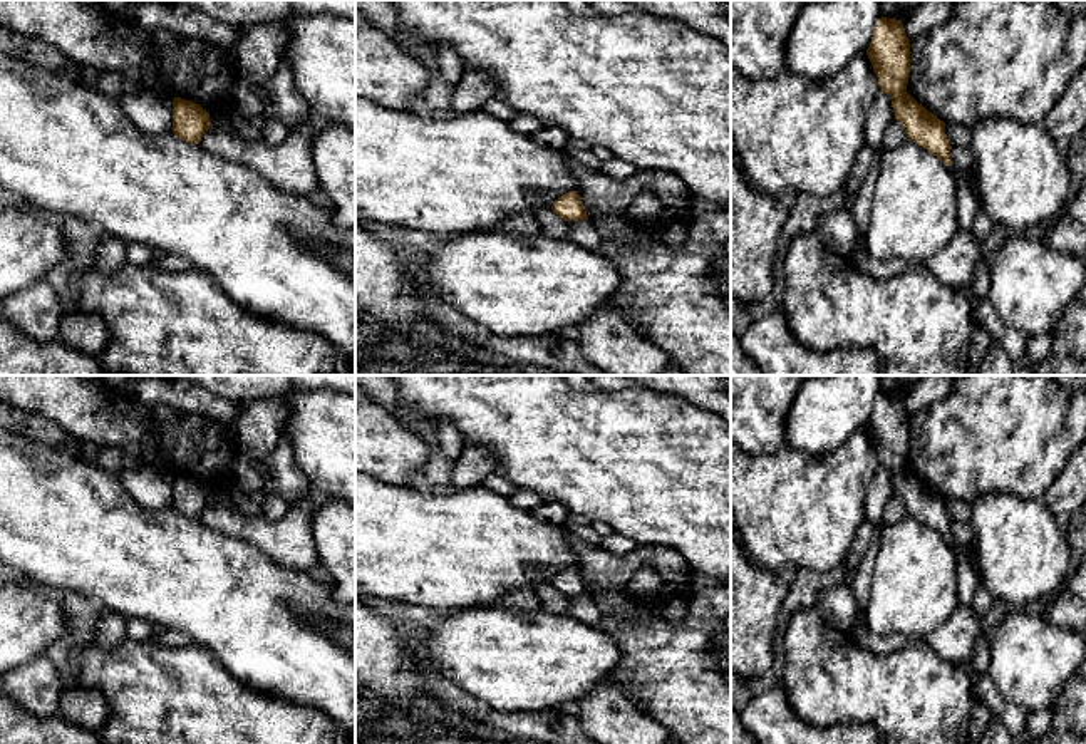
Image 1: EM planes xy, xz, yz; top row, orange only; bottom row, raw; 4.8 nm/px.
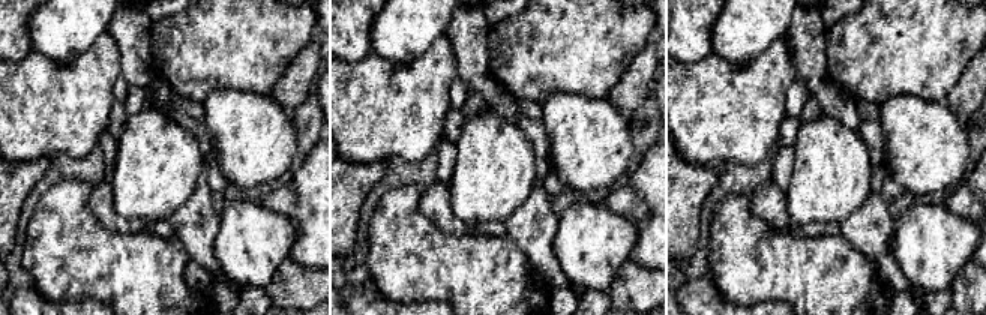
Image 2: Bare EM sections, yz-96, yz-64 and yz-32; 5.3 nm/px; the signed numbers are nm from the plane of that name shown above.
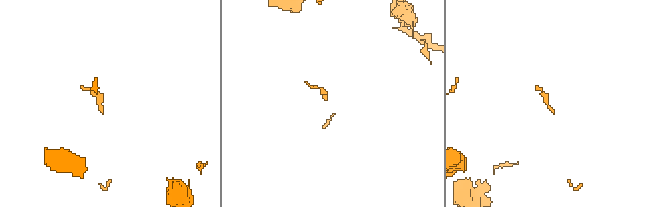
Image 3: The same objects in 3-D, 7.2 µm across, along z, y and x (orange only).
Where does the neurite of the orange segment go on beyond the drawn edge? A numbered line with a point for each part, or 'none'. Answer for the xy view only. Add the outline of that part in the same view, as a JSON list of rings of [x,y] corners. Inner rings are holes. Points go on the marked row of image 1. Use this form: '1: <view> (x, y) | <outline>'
none

